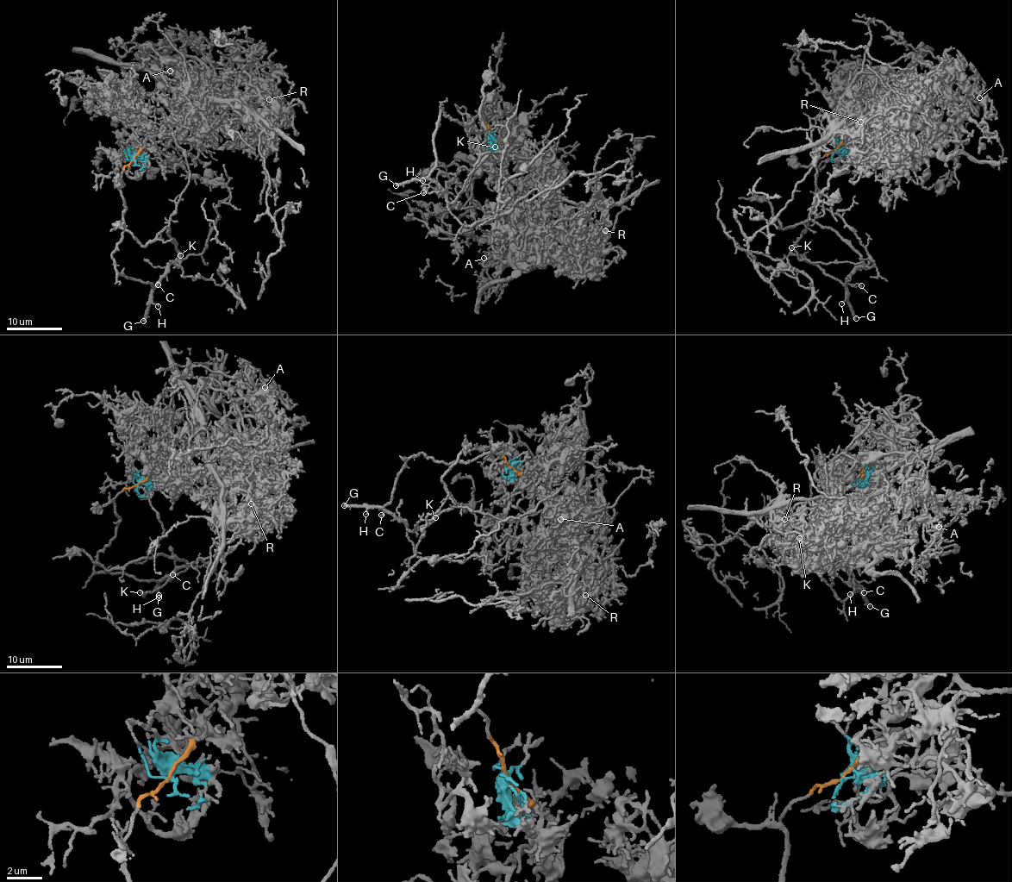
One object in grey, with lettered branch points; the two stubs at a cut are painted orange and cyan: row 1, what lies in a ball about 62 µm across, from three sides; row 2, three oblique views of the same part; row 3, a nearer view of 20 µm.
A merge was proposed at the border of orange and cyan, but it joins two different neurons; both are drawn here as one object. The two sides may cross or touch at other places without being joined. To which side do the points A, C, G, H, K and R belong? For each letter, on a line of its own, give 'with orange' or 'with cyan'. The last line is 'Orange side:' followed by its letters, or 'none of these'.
A: with cyan
C: with orange
G: with orange
H: with orange
K: with orange
R: with cyan
Orange side: C, G, H, K

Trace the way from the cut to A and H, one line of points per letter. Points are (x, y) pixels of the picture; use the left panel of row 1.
A: (133, 159), (137, 150), (159, 152), (187, 129), (202, 128), (169, 53), (175, 58), (170, 70)
H: (133, 159), (120, 180), (124, 227), (112, 258), (118, 273), (151, 282), (152, 300), (159, 307)

